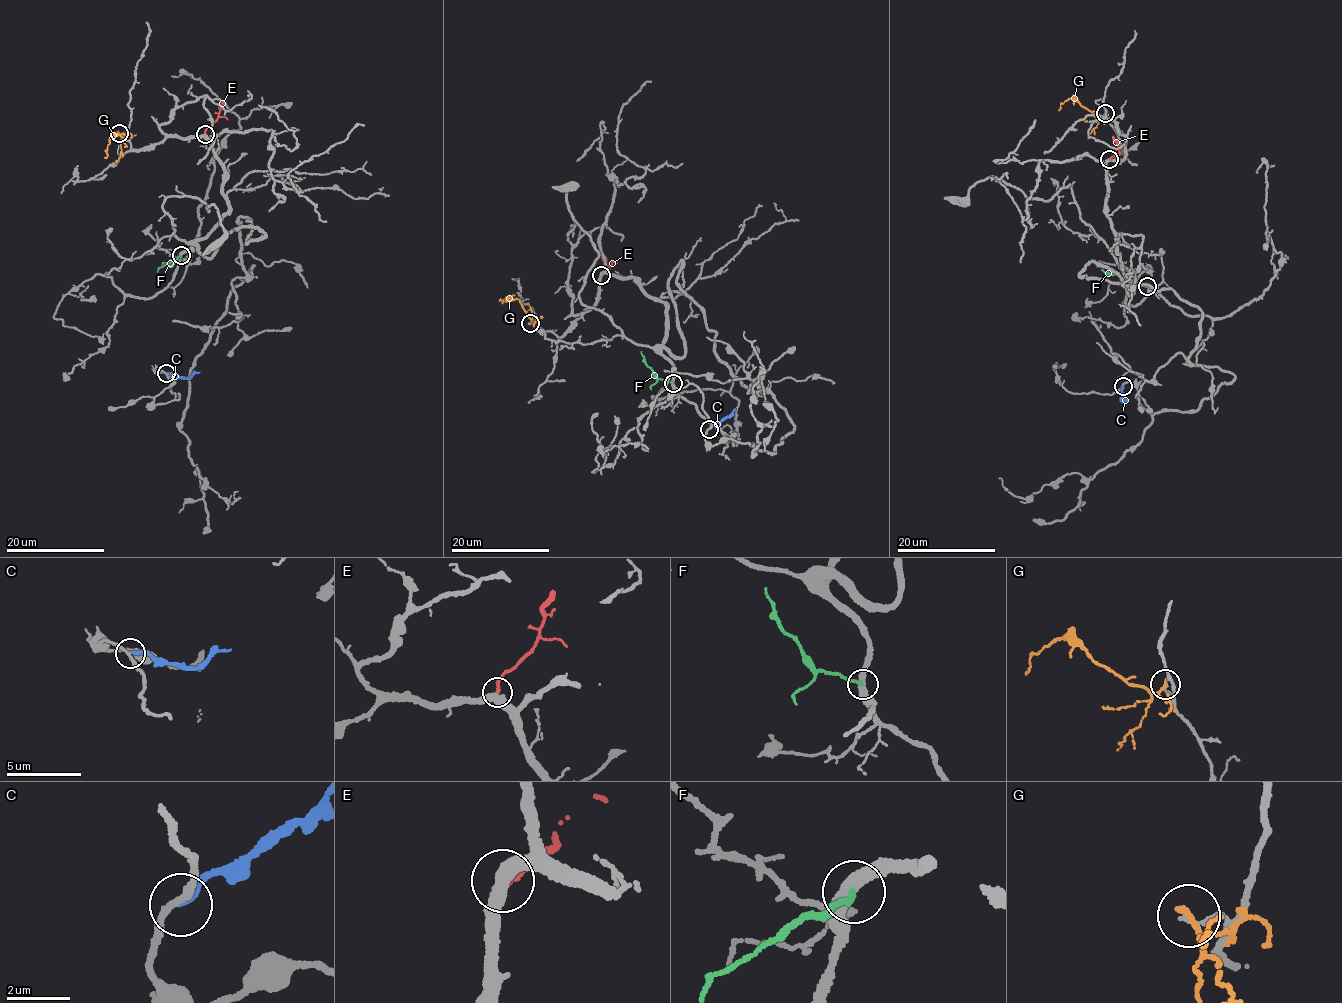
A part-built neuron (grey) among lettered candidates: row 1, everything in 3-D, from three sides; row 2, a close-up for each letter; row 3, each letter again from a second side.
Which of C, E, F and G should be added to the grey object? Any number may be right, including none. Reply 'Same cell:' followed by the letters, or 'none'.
Same cell: none

